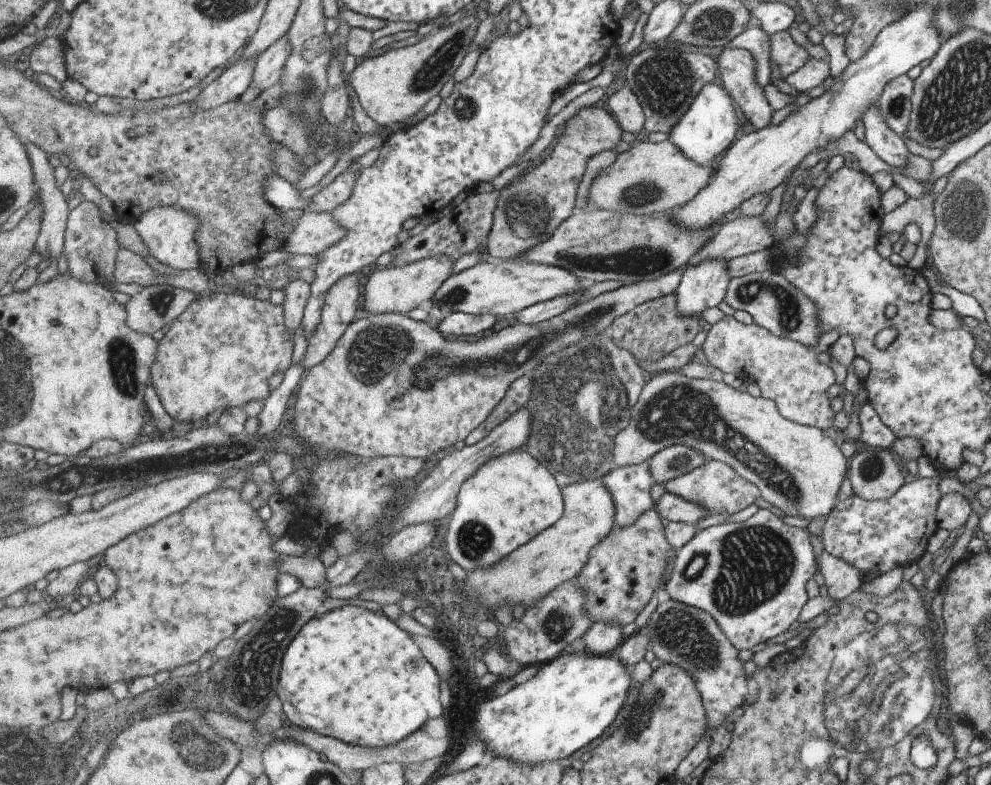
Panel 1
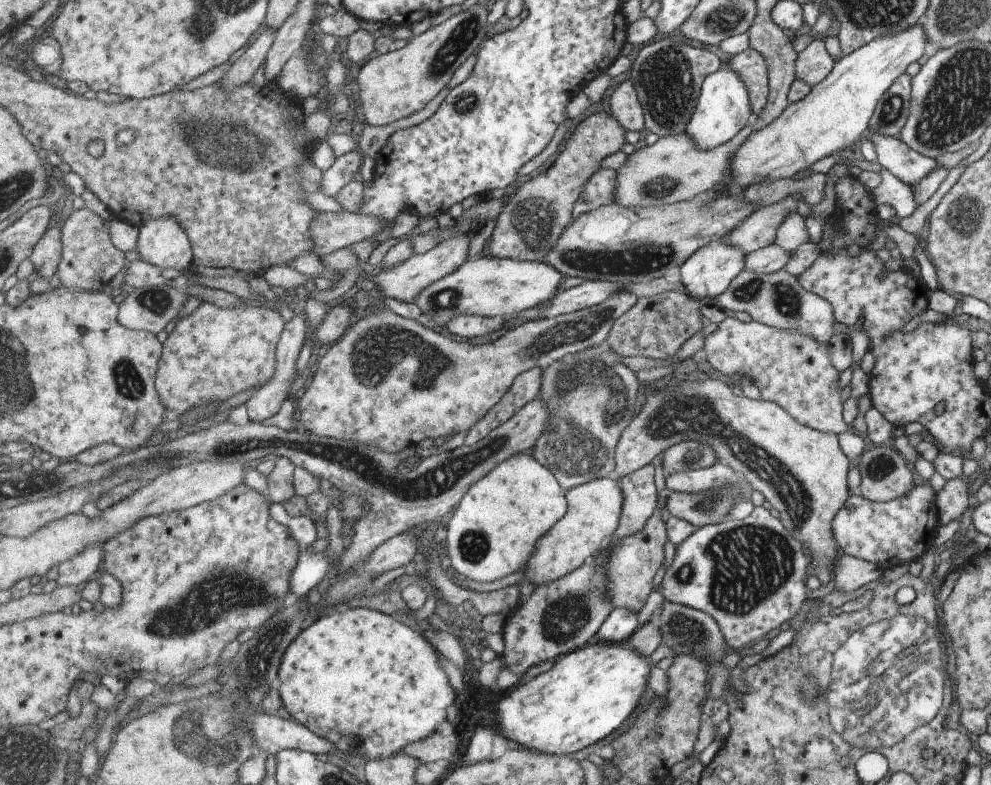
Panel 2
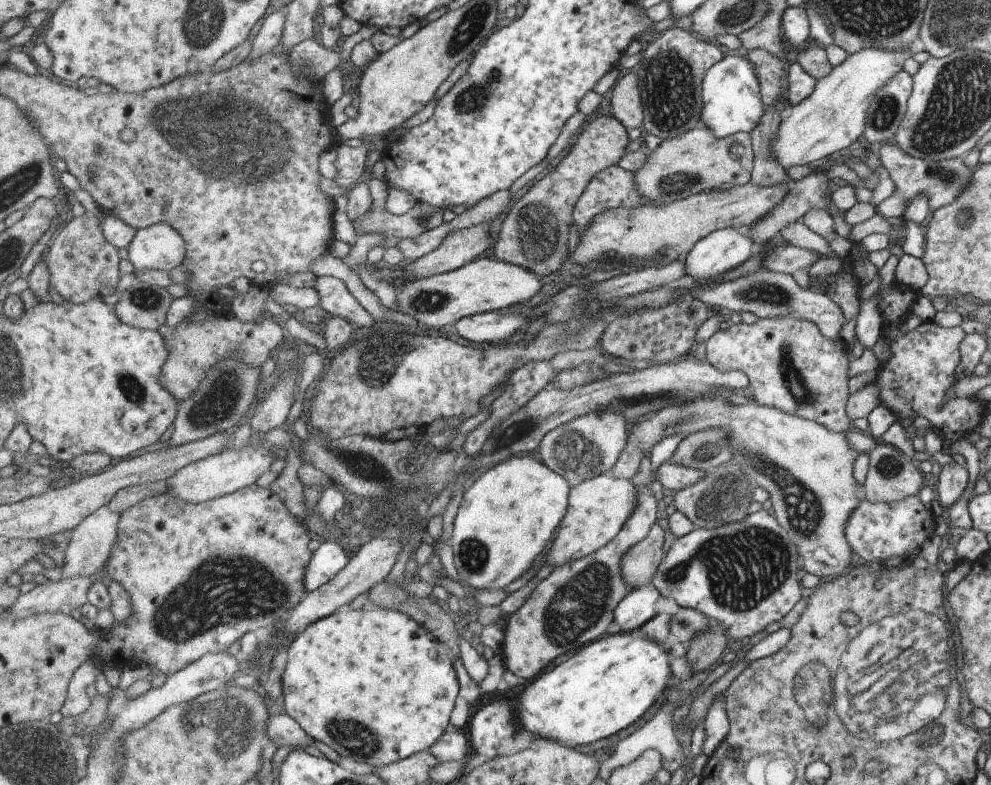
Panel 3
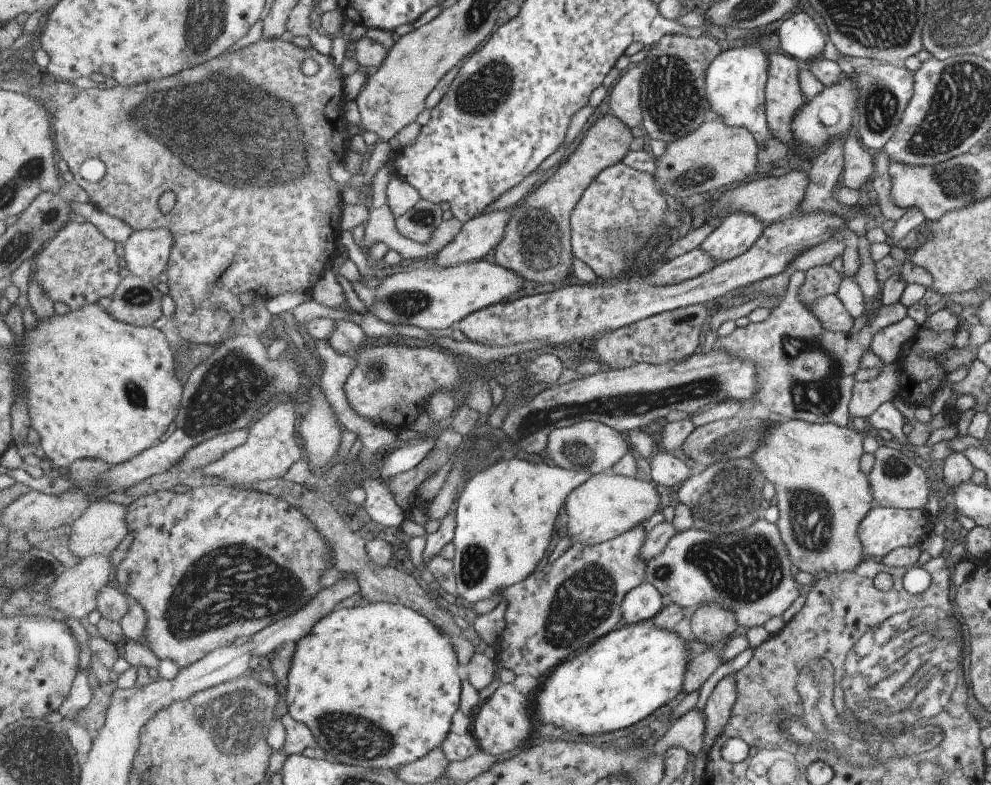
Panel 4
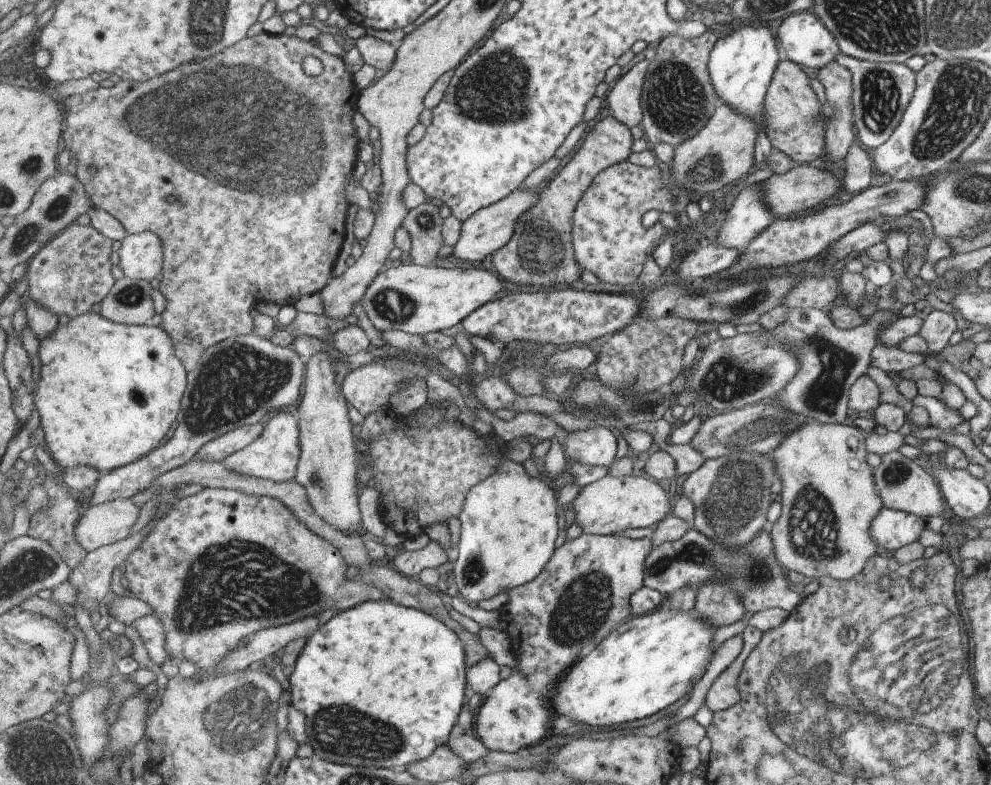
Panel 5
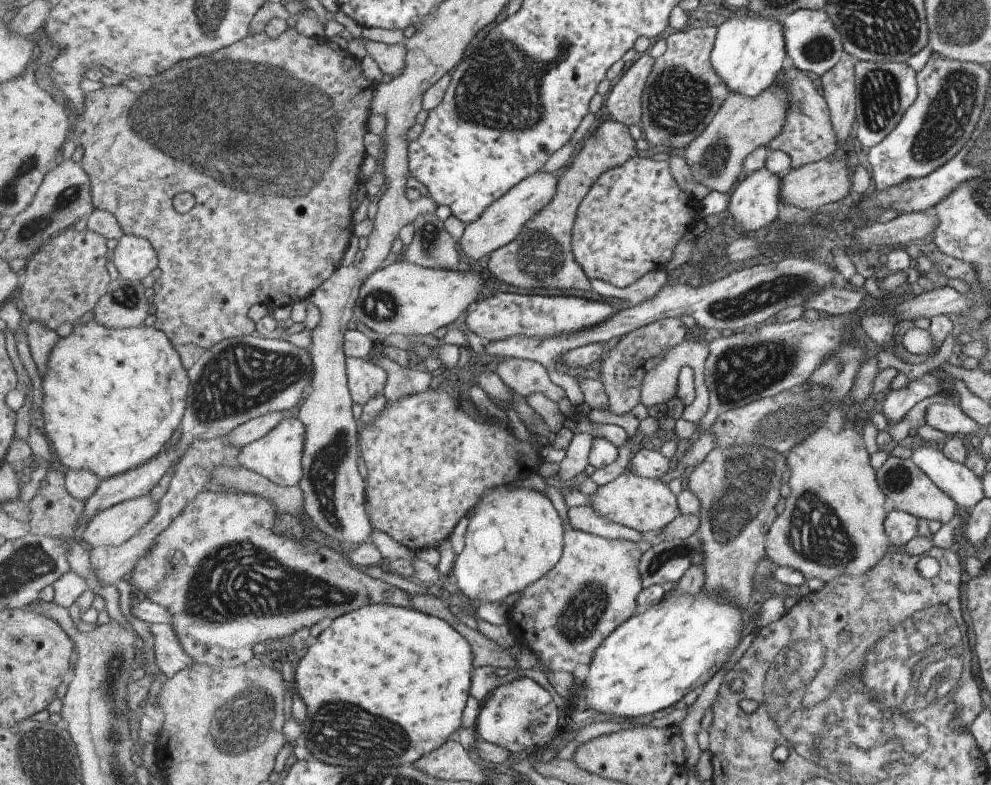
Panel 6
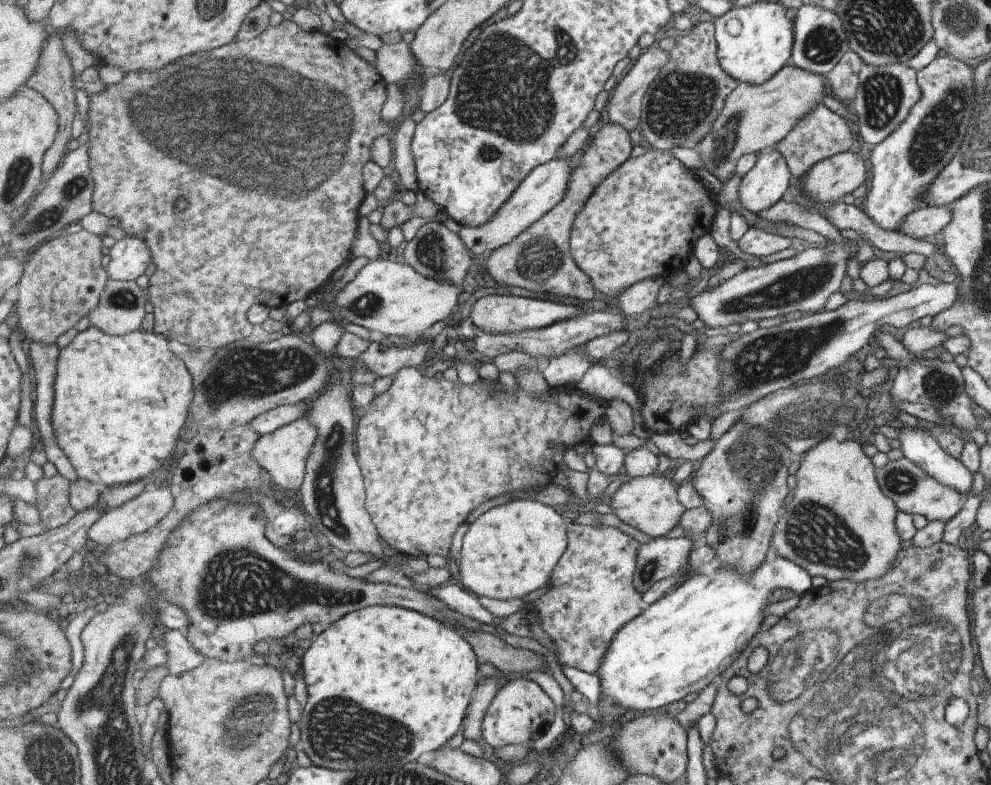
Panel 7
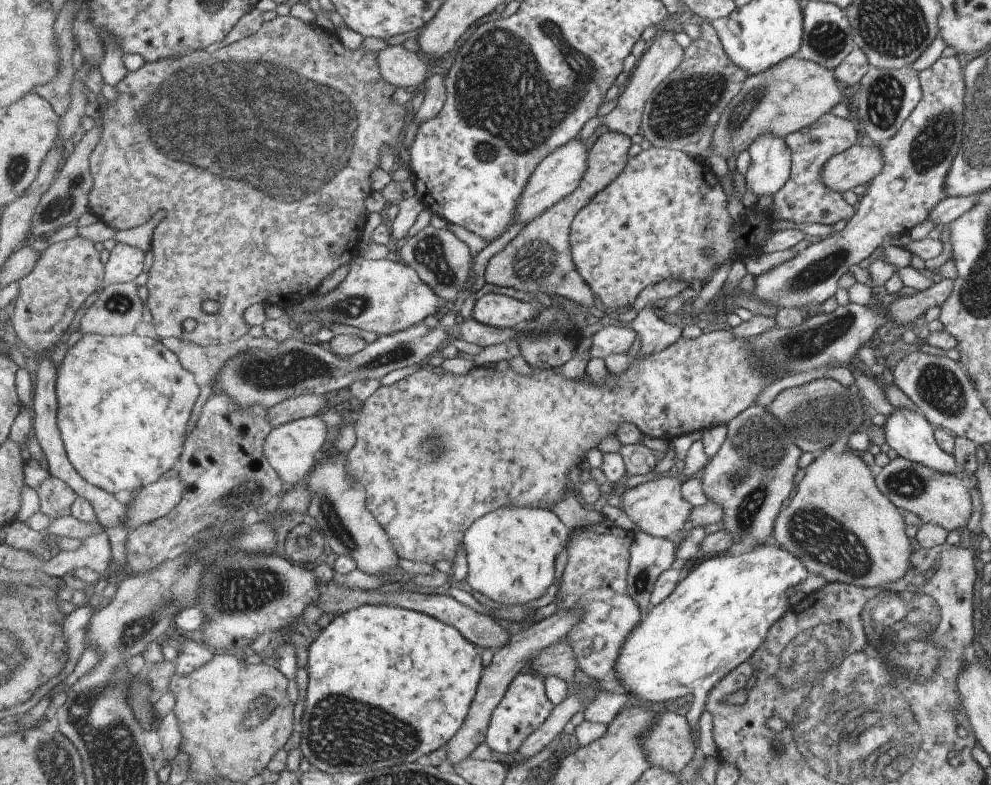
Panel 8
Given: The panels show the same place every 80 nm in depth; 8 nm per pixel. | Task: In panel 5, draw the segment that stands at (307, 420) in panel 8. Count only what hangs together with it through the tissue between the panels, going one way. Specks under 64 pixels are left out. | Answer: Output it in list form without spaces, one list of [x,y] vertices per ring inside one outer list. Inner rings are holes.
[[[281,409],[267,419],[265,424],[261,436],[258,436],[253,444],[227,457],[222,463],[230,471],[250,477],[269,479],[275,482],[295,479],[302,453],[300,422],[297,415],[293,412],[291,414],[289,409]]]

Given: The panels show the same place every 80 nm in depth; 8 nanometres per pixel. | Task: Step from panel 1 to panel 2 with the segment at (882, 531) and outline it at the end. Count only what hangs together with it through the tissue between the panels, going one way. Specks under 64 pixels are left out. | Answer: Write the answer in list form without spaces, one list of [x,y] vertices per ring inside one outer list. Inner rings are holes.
[[[925,482],[913,485],[907,494],[882,503],[865,500],[862,496],[849,496],[831,522],[837,552],[867,561],[880,570],[921,557],[930,548],[939,526],[934,496],[931,485]]]

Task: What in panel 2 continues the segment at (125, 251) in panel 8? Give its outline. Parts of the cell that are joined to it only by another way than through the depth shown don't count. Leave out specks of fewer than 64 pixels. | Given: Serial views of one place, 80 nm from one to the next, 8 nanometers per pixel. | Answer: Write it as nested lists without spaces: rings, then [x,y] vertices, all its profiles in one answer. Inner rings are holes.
[[[174,216],[151,219],[140,227],[137,252],[164,269],[189,270],[194,262],[190,236]]]

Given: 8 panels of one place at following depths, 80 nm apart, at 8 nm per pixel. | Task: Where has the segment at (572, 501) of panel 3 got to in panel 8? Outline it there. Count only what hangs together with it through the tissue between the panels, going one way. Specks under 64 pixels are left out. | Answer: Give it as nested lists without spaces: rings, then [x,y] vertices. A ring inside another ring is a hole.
[[[655,477],[655,479],[620,492],[618,494],[620,496],[618,508],[640,531],[654,537],[667,538],[669,534],[675,534],[683,527],[687,527],[688,514],[692,507],[681,498],[680,484],[681,480],[676,478]]]

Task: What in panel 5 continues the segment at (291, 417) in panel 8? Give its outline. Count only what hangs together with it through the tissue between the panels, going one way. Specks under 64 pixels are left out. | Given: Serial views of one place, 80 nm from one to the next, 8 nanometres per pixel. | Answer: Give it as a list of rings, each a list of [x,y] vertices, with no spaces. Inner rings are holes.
[[[257,423],[229,431],[203,446],[195,459],[222,463],[227,457],[253,444],[257,437],[261,436],[265,425],[265,423]]]

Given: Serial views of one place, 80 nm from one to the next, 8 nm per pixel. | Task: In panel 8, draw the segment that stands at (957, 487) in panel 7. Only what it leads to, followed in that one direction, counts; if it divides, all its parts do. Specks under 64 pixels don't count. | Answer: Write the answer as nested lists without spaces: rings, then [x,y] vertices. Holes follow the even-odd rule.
[[[894,409],[891,417],[886,418],[881,433],[885,435],[886,442],[897,452],[899,457],[903,457],[908,461],[919,463],[931,470],[946,475],[961,476],[955,467],[956,460],[946,452],[943,452],[934,439],[934,432],[931,425],[926,421],[925,416],[921,413],[908,411],[905,409]]]

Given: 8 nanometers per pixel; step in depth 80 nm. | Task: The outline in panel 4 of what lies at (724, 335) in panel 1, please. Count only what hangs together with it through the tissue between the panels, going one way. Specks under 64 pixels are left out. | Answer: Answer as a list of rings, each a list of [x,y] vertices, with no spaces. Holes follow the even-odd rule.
[[[795,270],[790,273],[787,288],[782,300],[770,310],[769,316],[760,323],[748,323],[743,327],[735,327],[728,335],[716,337],[712,349],[722,350],[732,359],[749,361],[754,367],[754,389],[752,397],[771,412],[774,417],[784,419],[800,419],[810,423],[833,423],[838,427],[846,427],[849,422],[848,400],[855,381],[853,373],[858,369],[861,355],[869,351],[871,337],[881,328],[899,322],[904,316],[906,306],[899,303],[881,305],[875,319],[861,328],[855,336],[847,337],[841,333],[825,330],[814,314],[804,309],[797,298],[797,292],[802,286],[804,272]]]

